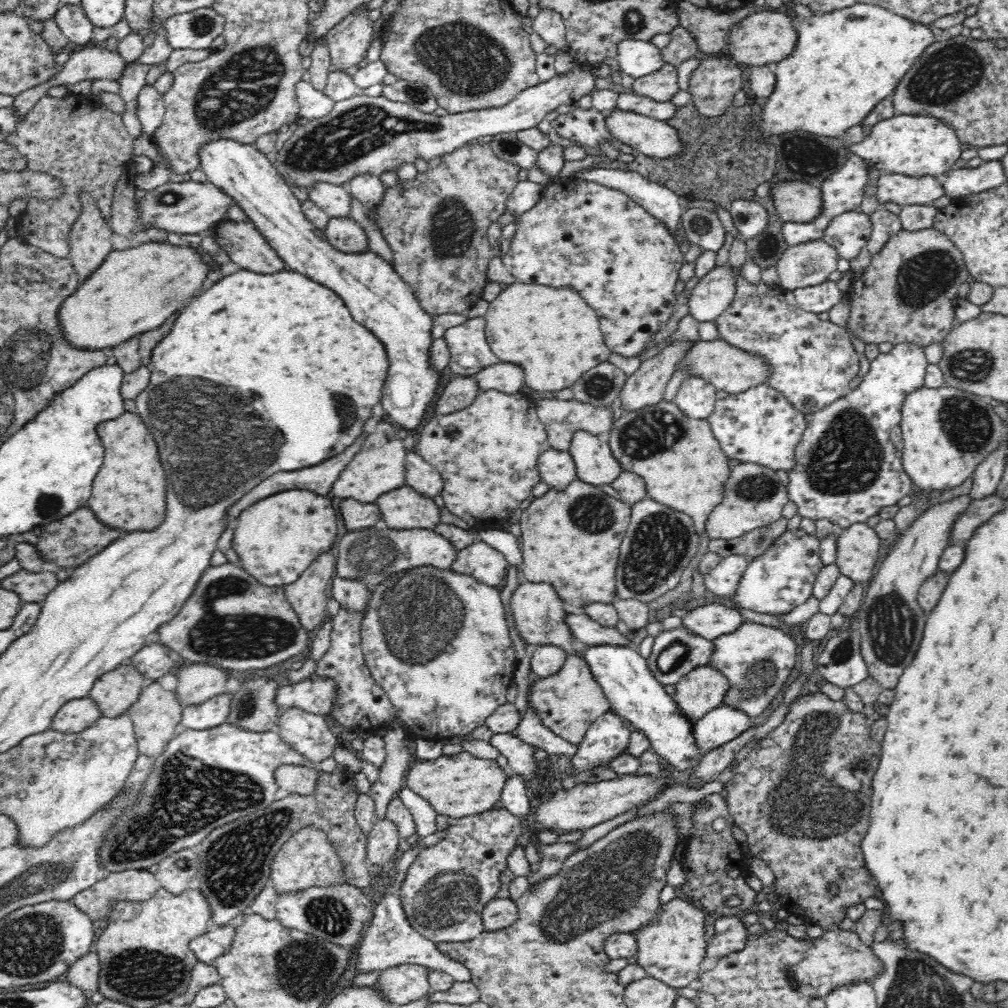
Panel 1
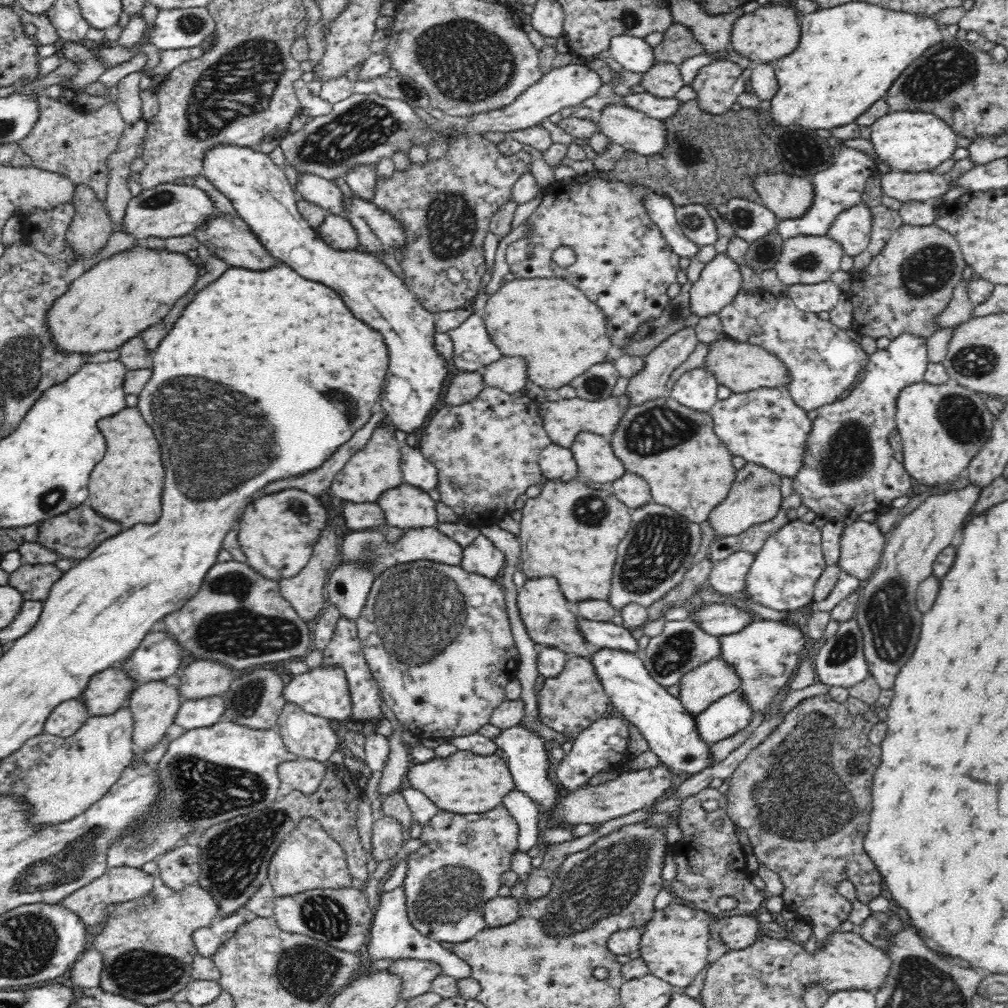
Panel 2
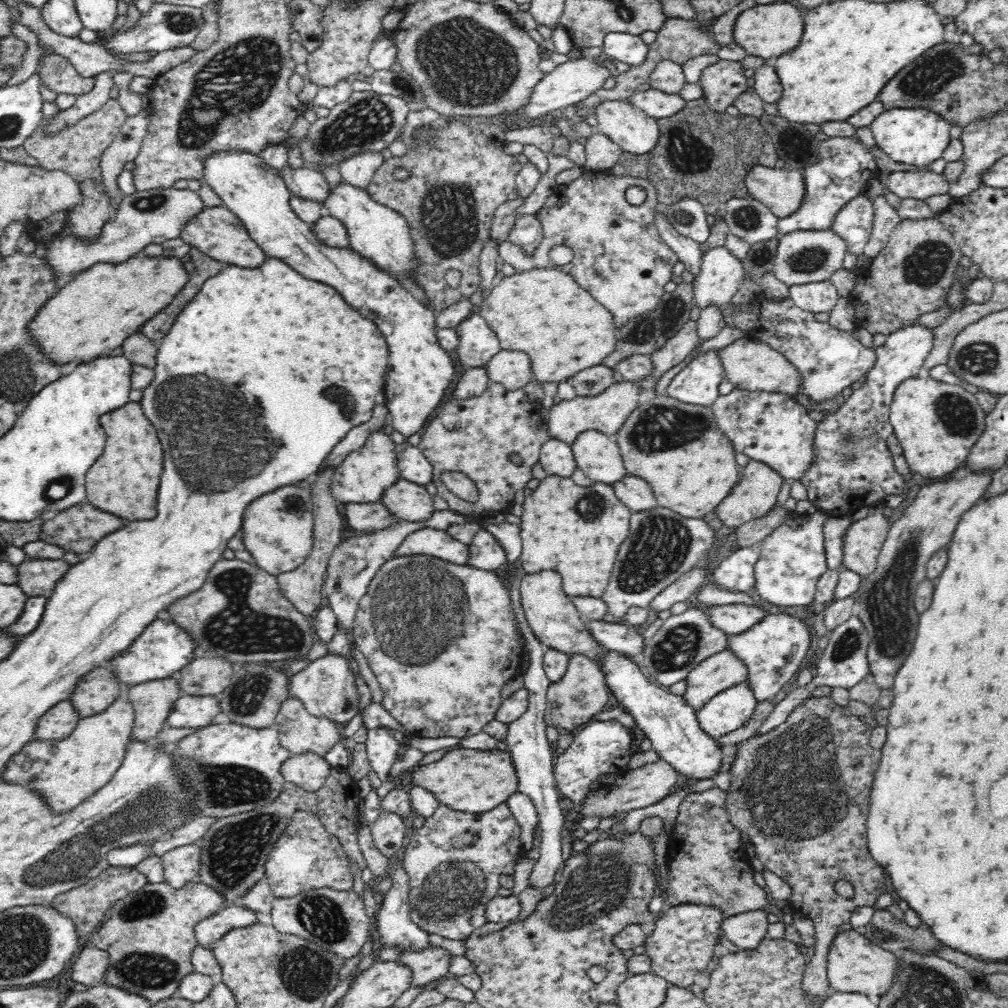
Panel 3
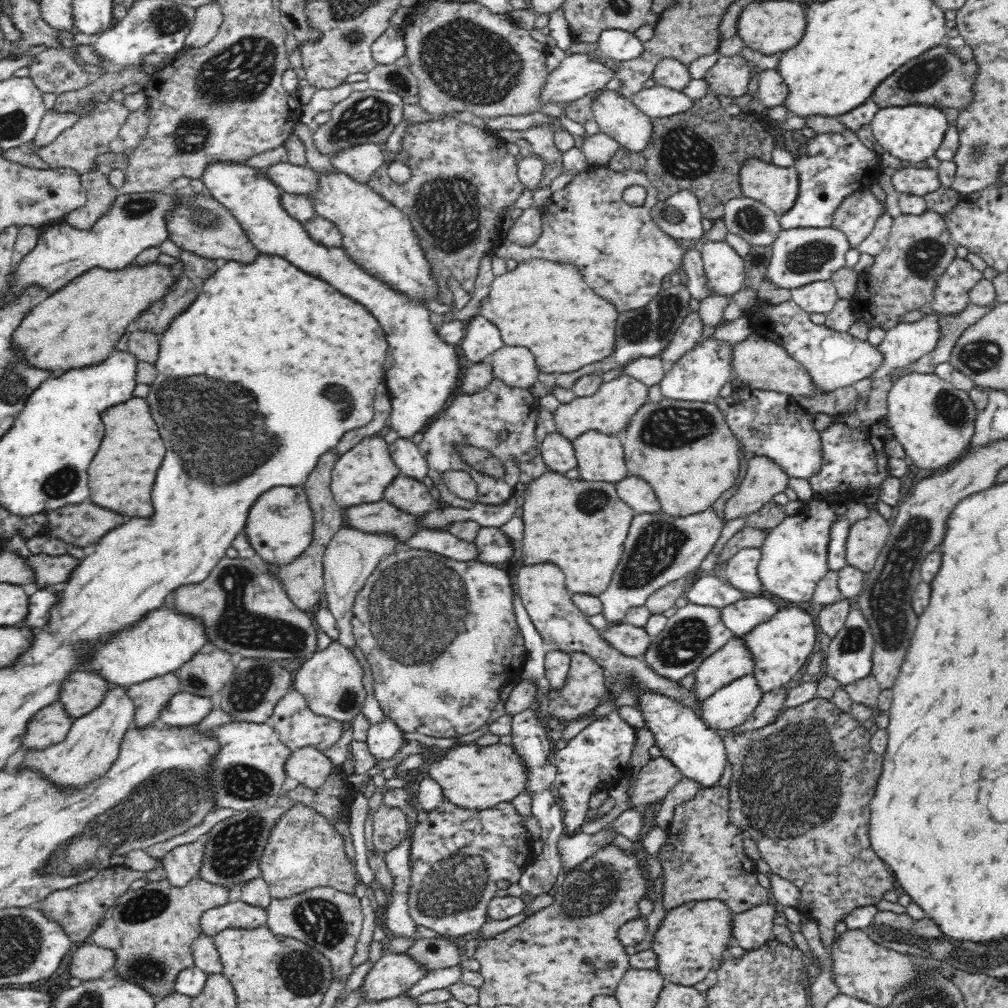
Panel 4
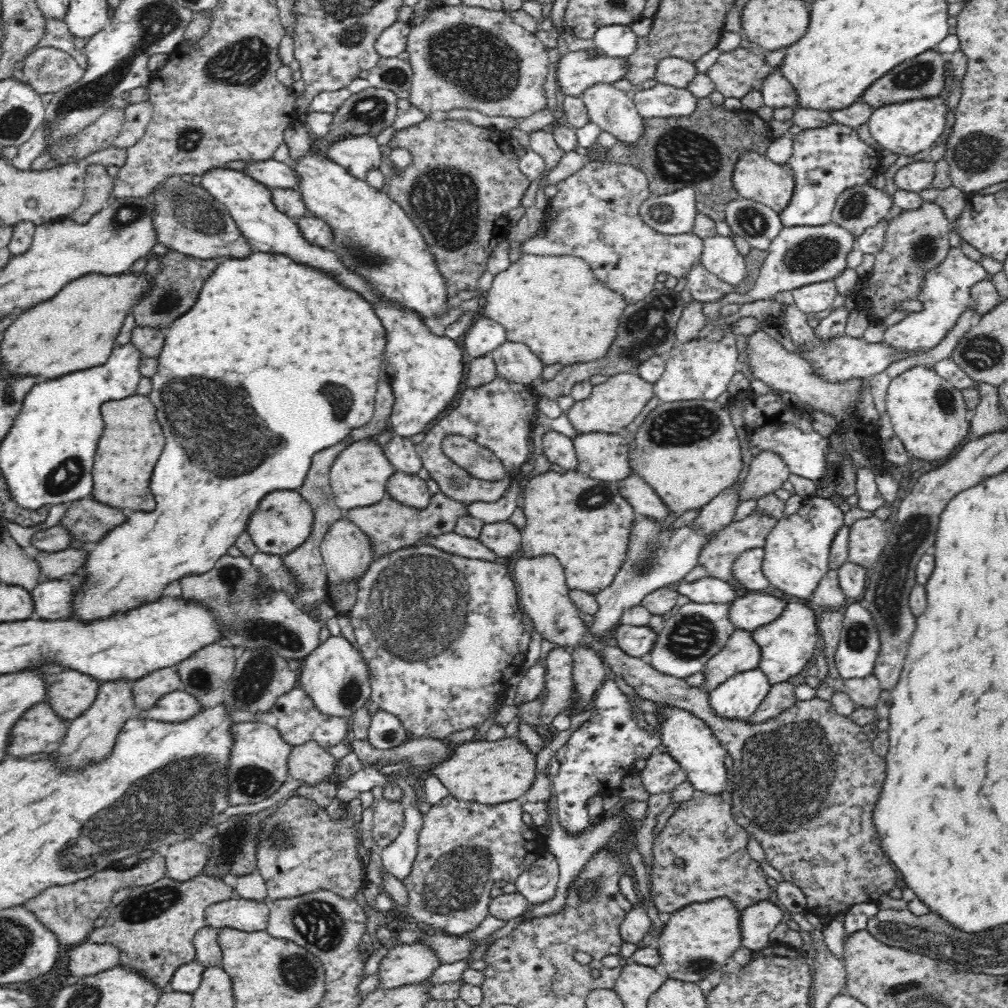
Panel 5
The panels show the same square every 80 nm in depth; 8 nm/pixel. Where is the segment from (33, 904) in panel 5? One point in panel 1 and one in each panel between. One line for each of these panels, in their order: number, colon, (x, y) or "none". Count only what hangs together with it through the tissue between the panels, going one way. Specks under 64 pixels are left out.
1: (137, 885)
2: (91, 903)
3: (87, 905)
4: (78, 909)

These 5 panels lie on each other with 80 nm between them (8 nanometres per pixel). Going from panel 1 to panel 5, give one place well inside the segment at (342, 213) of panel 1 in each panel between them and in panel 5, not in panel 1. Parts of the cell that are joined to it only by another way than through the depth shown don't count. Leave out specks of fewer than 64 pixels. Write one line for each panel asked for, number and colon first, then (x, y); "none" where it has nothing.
2: (324, 193)
3: (305, 182)
4: (294, 179)
5: (274, 174)

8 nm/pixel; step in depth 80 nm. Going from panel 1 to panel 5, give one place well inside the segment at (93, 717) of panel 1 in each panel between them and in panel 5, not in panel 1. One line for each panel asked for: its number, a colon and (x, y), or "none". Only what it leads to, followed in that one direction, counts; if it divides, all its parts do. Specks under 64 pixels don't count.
2: (65, 720)
3: (58, 722)
4: (50, 725)
5: (39, 726)

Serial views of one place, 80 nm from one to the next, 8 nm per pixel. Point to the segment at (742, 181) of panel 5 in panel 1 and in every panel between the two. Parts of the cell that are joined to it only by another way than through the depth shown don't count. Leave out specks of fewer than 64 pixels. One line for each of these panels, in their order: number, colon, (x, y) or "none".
1: (796, 202)
2: (788, 197)
3: (782, 191)
4: (776, 187)

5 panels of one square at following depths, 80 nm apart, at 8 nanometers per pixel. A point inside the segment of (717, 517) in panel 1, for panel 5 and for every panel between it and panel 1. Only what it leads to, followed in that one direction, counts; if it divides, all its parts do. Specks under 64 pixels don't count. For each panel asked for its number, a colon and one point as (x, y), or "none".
2: (755, 497)
3: (754, 495)
4: (764, 479)
5: (767, 472)

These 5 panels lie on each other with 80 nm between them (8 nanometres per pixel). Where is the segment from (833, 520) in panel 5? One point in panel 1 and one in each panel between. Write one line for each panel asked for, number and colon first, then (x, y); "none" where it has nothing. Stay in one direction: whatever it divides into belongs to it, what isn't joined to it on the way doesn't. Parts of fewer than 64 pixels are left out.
1: (782, 579)
2: (783, 576)
3: (791, 560)
4: (793, 560)

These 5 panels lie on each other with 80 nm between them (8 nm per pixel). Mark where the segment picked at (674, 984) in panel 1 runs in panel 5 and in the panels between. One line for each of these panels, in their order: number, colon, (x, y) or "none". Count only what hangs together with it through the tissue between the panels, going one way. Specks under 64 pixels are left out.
2: (674, 944)
3: (679, 947)
4: (690, 937)
5: (696, 940)

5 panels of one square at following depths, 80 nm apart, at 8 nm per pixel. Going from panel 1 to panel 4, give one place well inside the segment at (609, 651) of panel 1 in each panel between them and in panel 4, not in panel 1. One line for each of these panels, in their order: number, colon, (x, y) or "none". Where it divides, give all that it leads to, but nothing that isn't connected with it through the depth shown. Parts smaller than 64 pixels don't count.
2: (670, 730)
3: (671, 725)
4: (682, 737)

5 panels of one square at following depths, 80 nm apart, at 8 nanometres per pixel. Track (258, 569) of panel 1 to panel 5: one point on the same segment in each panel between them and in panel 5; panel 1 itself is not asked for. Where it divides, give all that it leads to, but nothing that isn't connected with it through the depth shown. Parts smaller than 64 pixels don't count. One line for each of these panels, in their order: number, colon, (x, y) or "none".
2: (277, 533)
3: (277, 529)
4: (279, 527)
5: (283, 520)

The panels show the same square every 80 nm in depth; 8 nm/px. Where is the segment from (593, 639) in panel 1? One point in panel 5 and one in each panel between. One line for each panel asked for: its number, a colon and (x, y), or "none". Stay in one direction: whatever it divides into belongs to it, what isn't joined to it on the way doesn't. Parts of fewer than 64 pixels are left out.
2: (598, 634)
3: (618, 637)
4: (632, 641)
5: (637, 641)

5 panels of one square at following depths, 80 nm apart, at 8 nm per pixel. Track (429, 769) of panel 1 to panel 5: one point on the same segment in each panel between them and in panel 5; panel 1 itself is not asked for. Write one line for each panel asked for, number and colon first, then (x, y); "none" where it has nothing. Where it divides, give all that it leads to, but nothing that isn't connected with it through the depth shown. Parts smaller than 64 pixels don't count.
2: (465, 783)
3: (476, 781)
4: (472, 777)
5: (489, 773)

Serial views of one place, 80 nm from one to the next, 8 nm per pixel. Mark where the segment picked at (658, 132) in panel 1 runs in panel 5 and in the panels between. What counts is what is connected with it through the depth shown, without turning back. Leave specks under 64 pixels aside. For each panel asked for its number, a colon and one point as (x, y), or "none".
2: (633, 130)
3: (633, 131)
4: (617, 117)
5: (613, 110)

